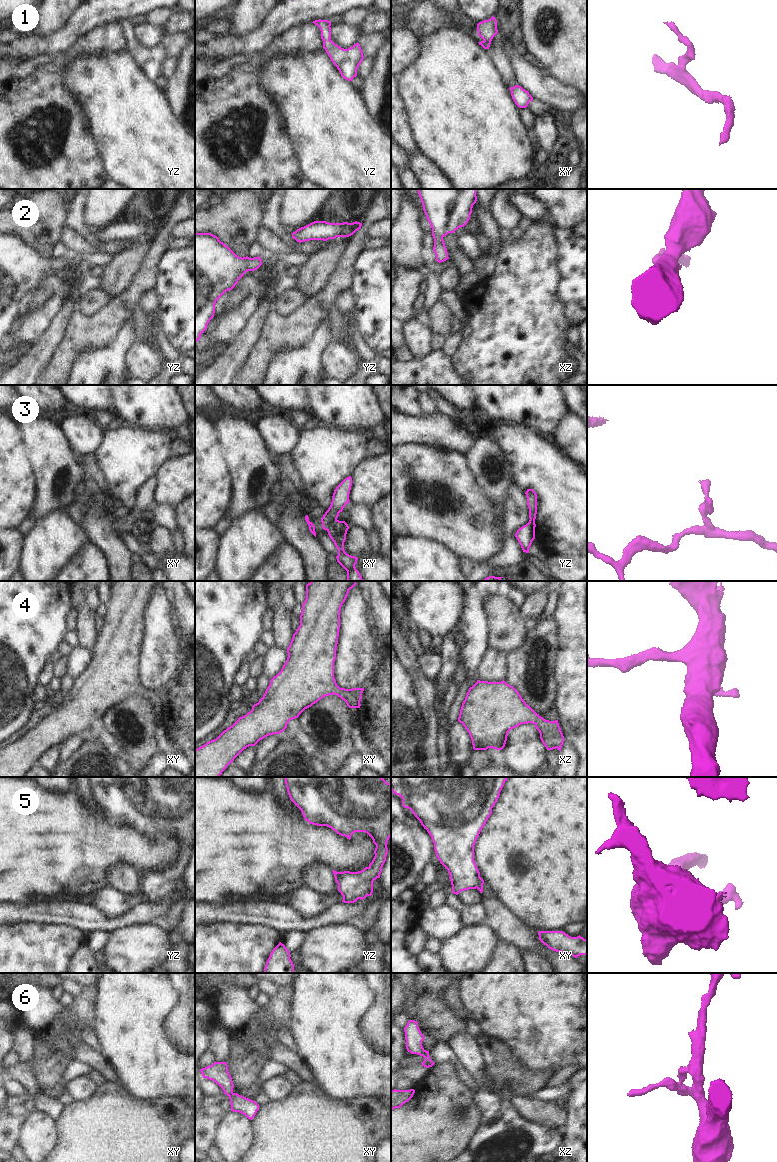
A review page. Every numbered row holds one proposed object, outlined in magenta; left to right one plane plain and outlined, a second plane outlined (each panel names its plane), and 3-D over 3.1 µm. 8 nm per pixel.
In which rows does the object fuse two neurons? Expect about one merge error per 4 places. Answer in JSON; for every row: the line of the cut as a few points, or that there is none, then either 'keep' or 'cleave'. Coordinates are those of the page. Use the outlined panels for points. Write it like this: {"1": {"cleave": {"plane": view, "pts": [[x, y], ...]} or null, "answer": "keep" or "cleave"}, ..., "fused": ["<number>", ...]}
{"1": {"cleave": null, "answer": "keep"}, "2": {"cleave": null, "answer": "keep"}, "3": {"cleave": {"plane": "xy", "pts": [[336, 519], [326, 529]]}, "answer": "cleave"}, "4": {"cleave": null, "answer": "keep"}, "5": {"cleave": null, "answer": "keep"}, "6": {"cleave": {"plane": "xy", "pts": [[232, 1092], [229, 1096]]}, "answer": "cleave"}, "fused": ["3", "6"]}

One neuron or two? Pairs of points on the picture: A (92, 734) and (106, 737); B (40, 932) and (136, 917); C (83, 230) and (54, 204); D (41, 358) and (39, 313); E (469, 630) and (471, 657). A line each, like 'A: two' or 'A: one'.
A: one
B: two
C: two
D: two
E: one

